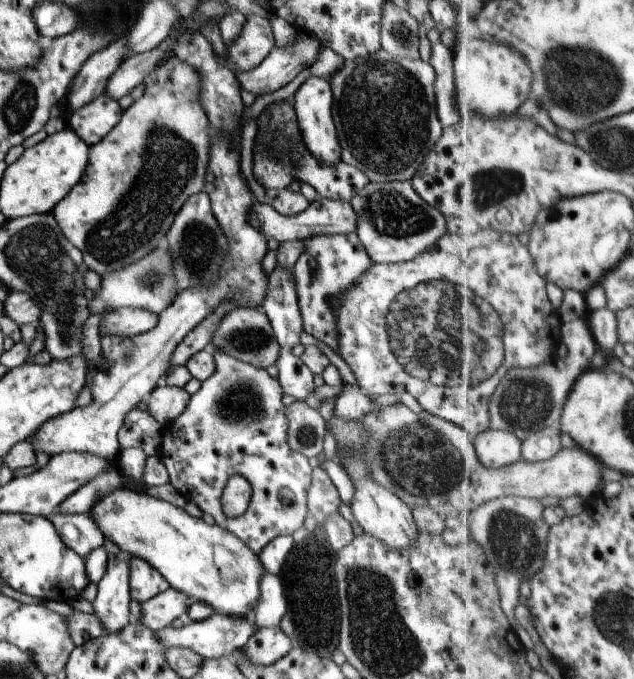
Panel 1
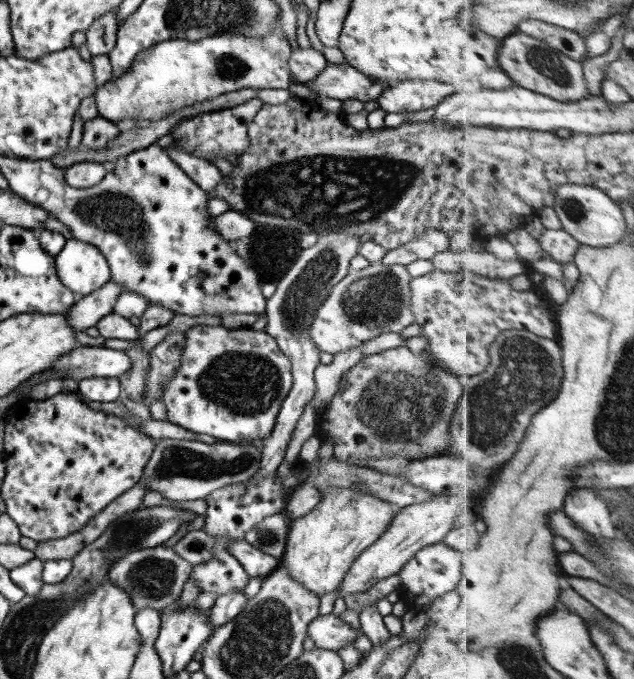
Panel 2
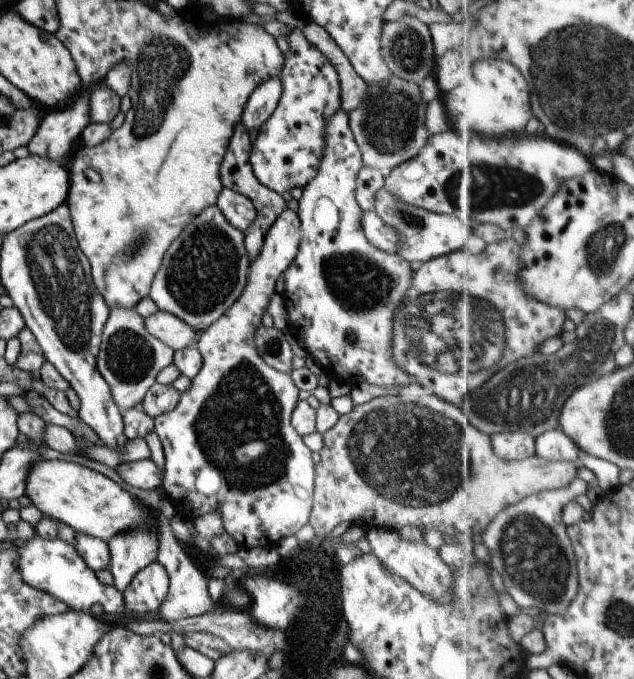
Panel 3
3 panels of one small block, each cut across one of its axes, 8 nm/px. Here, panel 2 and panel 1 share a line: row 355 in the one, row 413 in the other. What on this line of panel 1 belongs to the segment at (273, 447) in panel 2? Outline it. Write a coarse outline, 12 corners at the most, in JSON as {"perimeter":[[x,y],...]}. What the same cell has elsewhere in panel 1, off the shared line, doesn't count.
{"perimeter":[[305,401],[285,407],[287,446],[315,458],[325,427]]}

